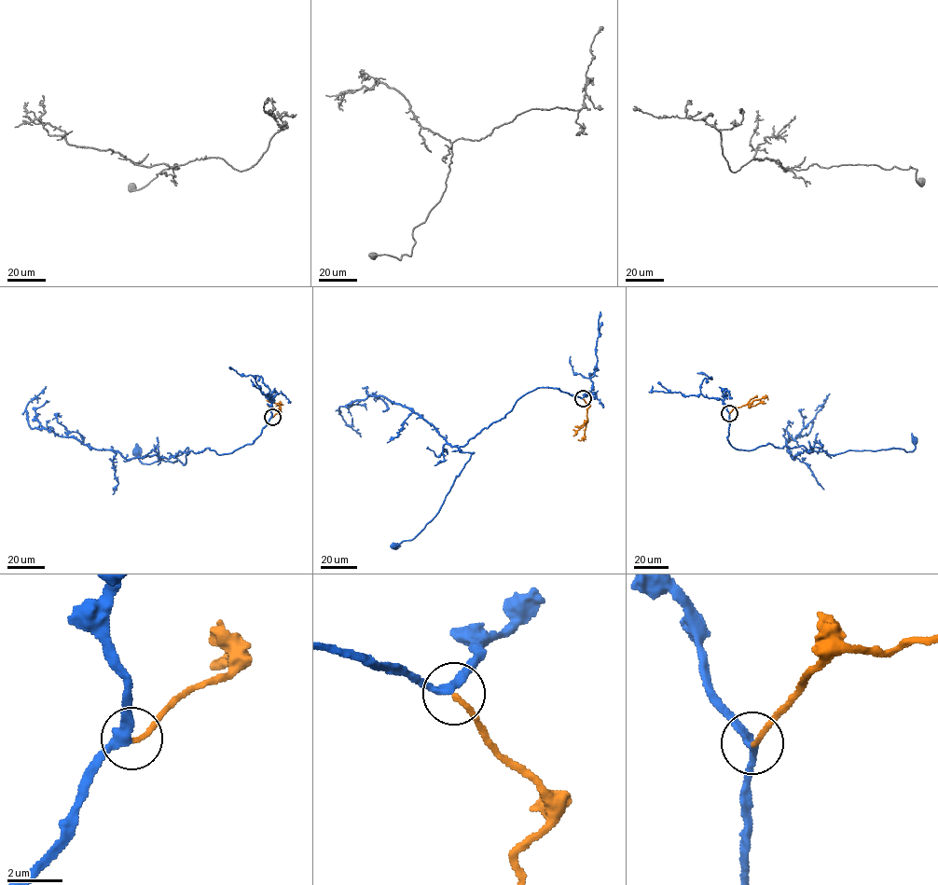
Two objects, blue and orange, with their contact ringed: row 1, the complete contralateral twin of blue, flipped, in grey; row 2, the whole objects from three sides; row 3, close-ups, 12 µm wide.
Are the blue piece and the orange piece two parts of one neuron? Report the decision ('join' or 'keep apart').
join

